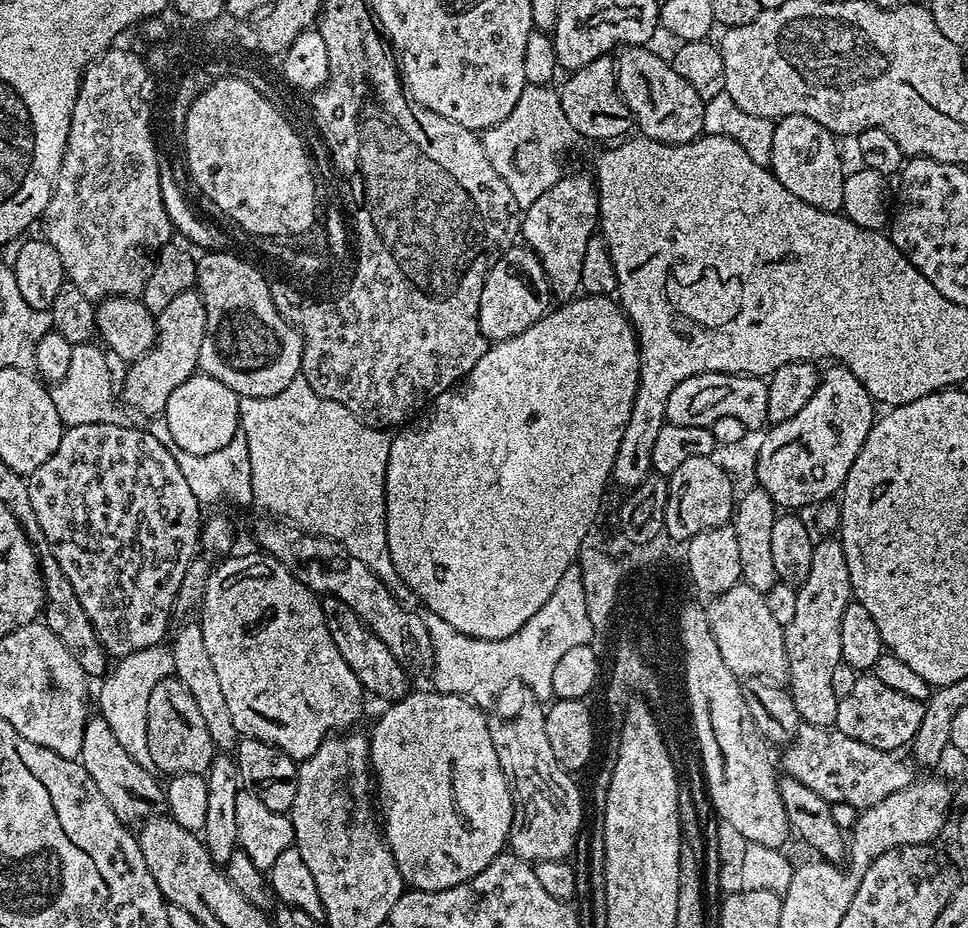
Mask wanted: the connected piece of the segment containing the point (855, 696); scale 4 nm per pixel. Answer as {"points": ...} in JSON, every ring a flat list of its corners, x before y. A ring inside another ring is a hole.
{"points":[[871,674,857,675,850,694,839,697,836,727,839,732,849,738,858,738,858,742,866,742,866,746,874,746,883,752,895,753,896,748,911,745,918,734,918,726,922,726,924,704,914,698,906,698,906,694,898,694,891,686,878,682]]}

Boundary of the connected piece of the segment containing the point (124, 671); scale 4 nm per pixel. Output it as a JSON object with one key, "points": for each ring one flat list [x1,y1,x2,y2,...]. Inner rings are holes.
{"points":[[159,643,119,657,102,680,104,685,100,688,98,714,104,719,106,726,110,726,114,738,118,738,122,750,126,750,126,754,130,754,130,758,134,758,138,766,146,769,152,768,150,746,146,742,146,706,150,706,150,690,154,690,160,680,169,679,173,673,172,649]]}

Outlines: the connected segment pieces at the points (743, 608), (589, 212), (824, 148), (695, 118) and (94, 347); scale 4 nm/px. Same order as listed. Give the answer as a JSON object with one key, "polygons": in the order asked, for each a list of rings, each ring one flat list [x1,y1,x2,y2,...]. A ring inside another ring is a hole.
{"polygons":[[[743,582,736,584,730,590,720,593,707,605,710,630,714,634,714,642,718,642,718,654,722,654,722,662,730,666,737,678,749,676,761,676,763,680,784,682,788,679,788,659,786,658,786,646,784,645,784,626,779,625,777,619,770,614,765,600,765,593,754,590]],[[569,174,561,175,558,182,554,182,554,186,550,186,550,190,546,190,546,194,541,194,534,202,534,206,523,209,522,219,520,222,520,236,523,243,531,248,532,252,542,262,542,266,546,270,546,278,548,279,548,287,551,288,553,297,557,301,567,302,581,291,580,279,582,278,582,257,586,255,586,242,590,242,590,238,594,235,598,228,598,221,600,219,600,197,598,189,591,179,583,180,580,176,568,176]],[[802,114,786,115,774,125,769,167,782,186,808,205,827,212,840,212,844,207,846,167,835,142,835,135,821,123]],[[628,46,615,57,616,85,620,87,620,94,628,104,635,127,641,128,643,135,650,140,657,140,663,144,688,144,703,133,703,110,705,100,698,98,698,90,681,78,671,63,664,60,656,52,651,52,648,46]],[[99,343,77,344,72,365,65,380,55,381,50,391,58,410,58,418,65,428,87,424,123,424,126,417,120,413,118,396,112,393,112,364,109,353],[109,360,109,361,108,361],[116,400,117,404,116,405],[120,407,120,408,119,408]]]}

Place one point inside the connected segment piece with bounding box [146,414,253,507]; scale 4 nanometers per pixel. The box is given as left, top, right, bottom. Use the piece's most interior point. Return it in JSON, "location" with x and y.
{"location":[224,474]}

